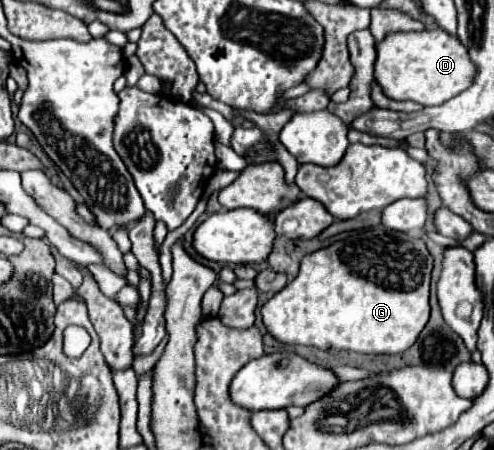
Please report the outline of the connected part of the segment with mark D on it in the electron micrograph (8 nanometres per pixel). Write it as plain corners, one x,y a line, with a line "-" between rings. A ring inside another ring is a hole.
423,29
417,33
393,33
377,43
375,79
385,95
403,101
411,99
421,105
441,105
453,99
473,83
477,75
475,63
469,59
467,47
443,29

